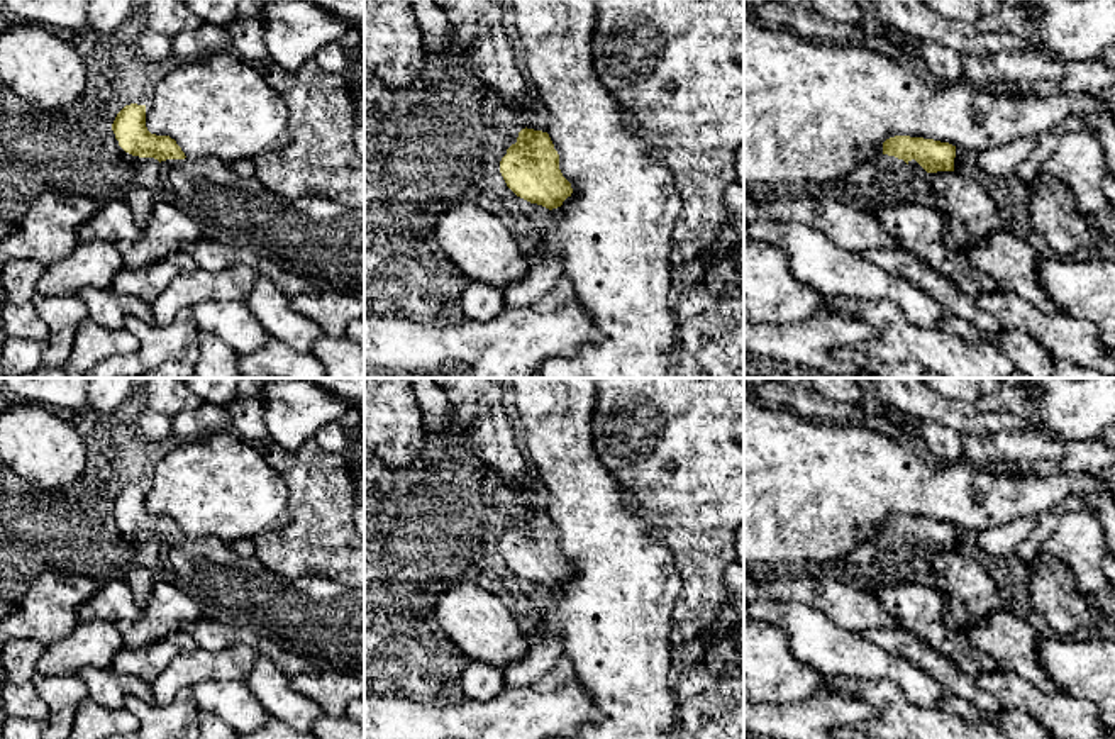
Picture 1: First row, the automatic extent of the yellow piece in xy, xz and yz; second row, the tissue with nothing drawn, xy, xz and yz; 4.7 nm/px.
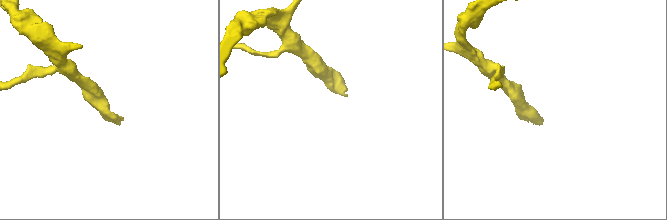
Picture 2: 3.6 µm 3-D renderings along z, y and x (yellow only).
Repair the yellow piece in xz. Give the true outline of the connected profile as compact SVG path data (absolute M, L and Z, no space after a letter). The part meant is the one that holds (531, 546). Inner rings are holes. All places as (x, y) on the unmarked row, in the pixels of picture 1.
M522 508L500 541L507 566L520 578L558 588L571 576L571 563L559 549L559 534L547 512Z

